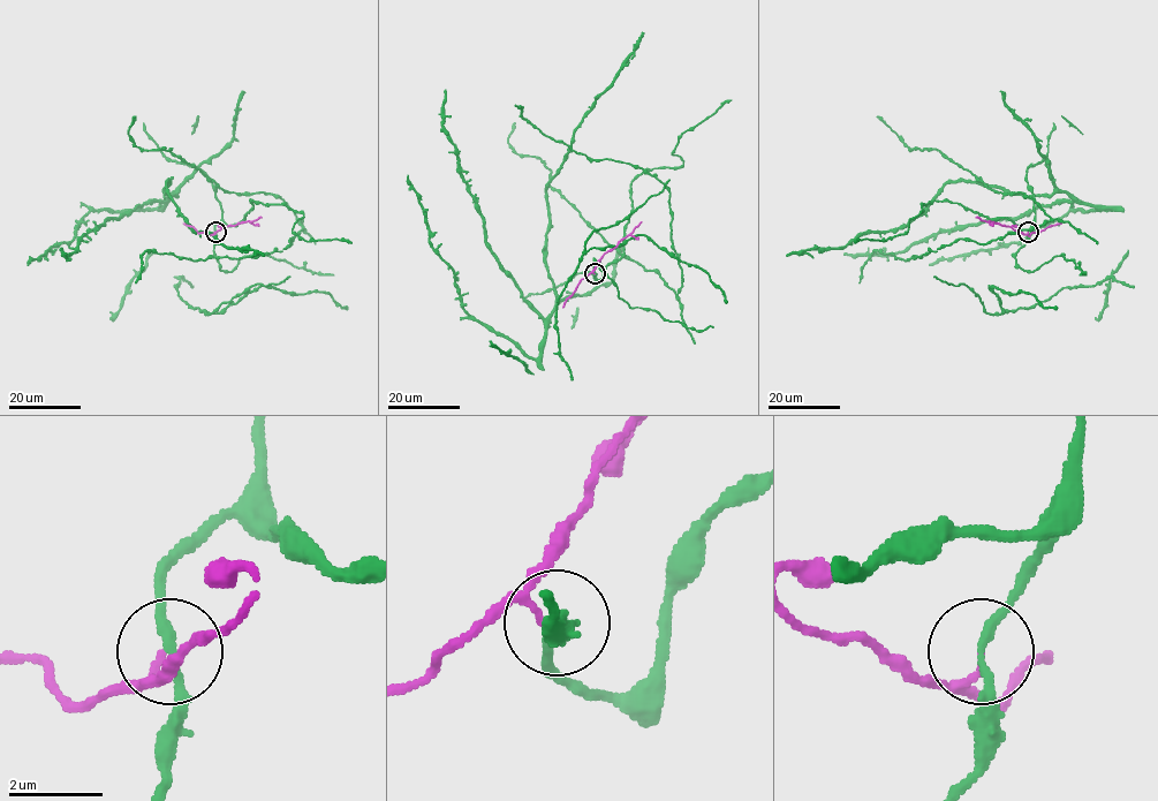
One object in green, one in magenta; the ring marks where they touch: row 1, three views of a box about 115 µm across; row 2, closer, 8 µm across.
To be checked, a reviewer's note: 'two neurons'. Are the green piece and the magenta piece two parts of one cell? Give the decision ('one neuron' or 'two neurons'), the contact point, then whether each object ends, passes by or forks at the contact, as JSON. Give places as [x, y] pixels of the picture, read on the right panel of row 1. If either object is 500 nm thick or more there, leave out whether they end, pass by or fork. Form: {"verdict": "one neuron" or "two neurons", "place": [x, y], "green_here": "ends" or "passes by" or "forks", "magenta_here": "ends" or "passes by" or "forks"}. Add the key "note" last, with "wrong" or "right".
{"verdict": "two neurons", "place": [1028, 232], "green_here": "passes by", "magenta_here": "ends", "note": "right"}

